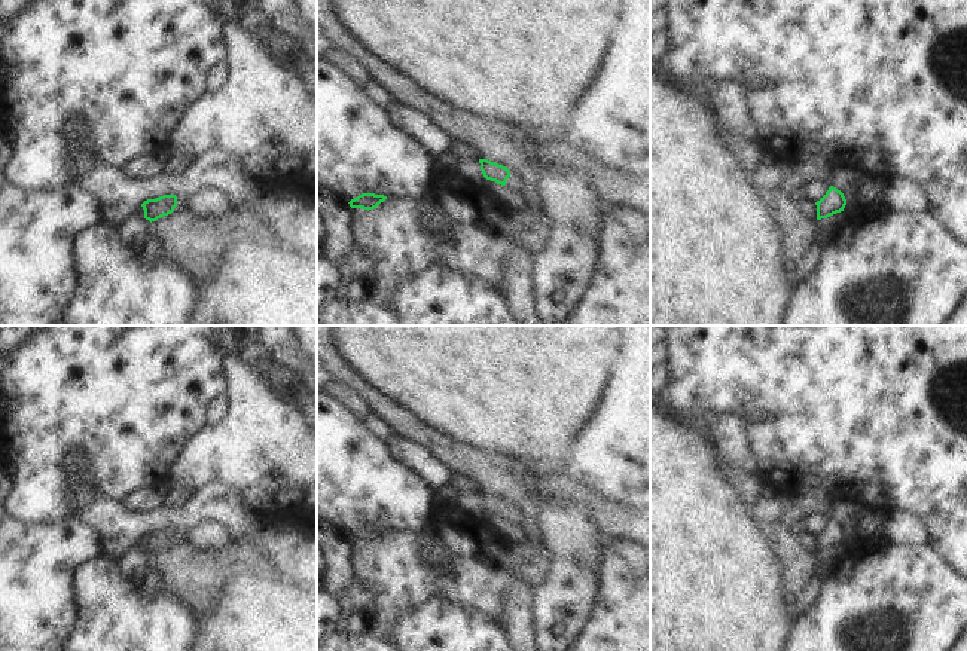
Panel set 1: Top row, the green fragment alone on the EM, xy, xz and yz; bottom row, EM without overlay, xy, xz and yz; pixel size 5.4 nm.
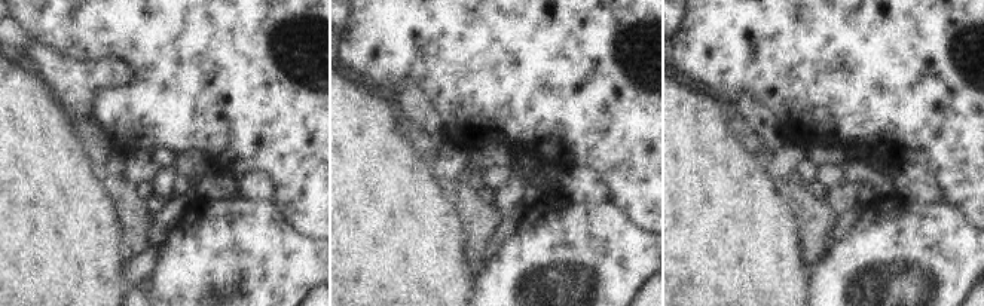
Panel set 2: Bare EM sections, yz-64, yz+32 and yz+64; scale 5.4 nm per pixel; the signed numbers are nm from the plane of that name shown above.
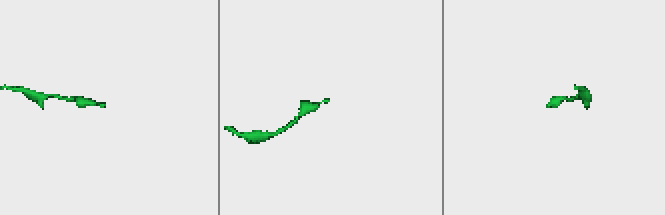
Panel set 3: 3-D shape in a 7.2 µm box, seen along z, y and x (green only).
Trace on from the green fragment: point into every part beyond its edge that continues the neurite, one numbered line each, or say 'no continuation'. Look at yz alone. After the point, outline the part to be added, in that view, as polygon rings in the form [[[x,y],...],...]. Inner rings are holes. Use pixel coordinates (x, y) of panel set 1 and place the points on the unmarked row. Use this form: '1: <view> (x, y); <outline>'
no continuation

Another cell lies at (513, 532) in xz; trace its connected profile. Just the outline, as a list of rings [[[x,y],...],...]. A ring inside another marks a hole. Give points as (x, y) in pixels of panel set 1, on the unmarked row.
[[[484,510],[485,523],[489,525],[494,531],[500,532],[503,537],[507,537],[515,544],[521,544],[525,540],[525,532],[516,525],[512,525],[506,519],[501,519],[495,514],[486,513]]]

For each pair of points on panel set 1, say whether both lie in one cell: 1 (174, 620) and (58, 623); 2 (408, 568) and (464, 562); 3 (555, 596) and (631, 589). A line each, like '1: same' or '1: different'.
1: different
2: same
3: different

